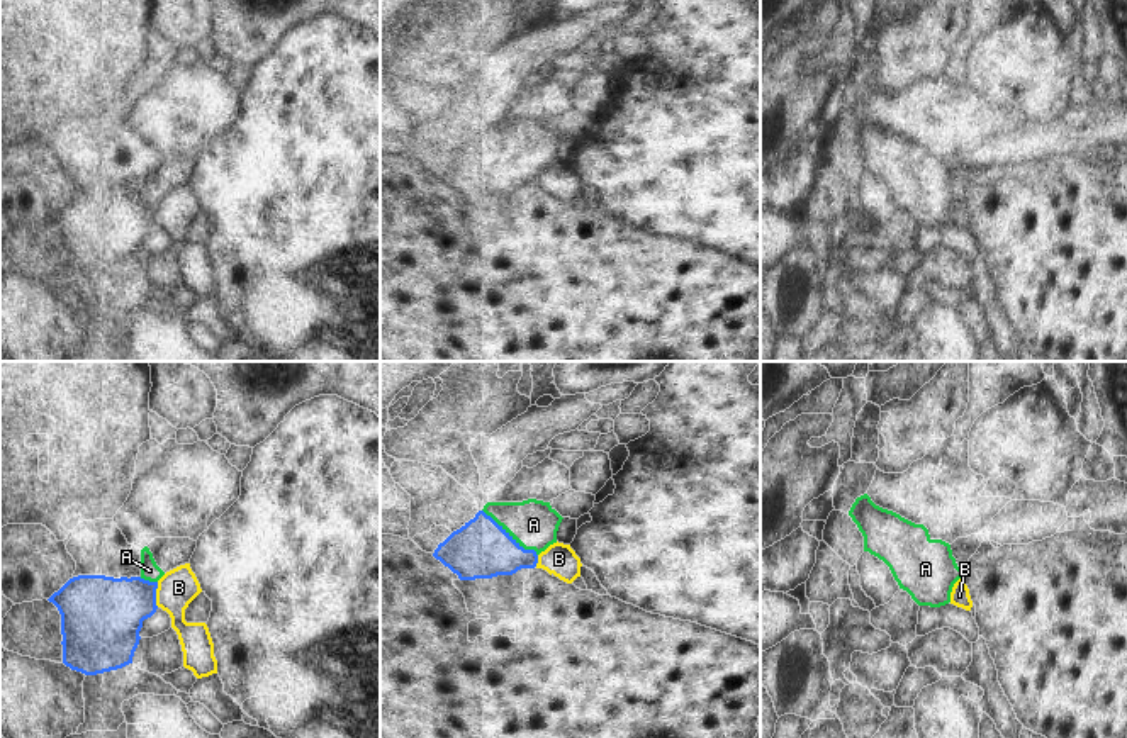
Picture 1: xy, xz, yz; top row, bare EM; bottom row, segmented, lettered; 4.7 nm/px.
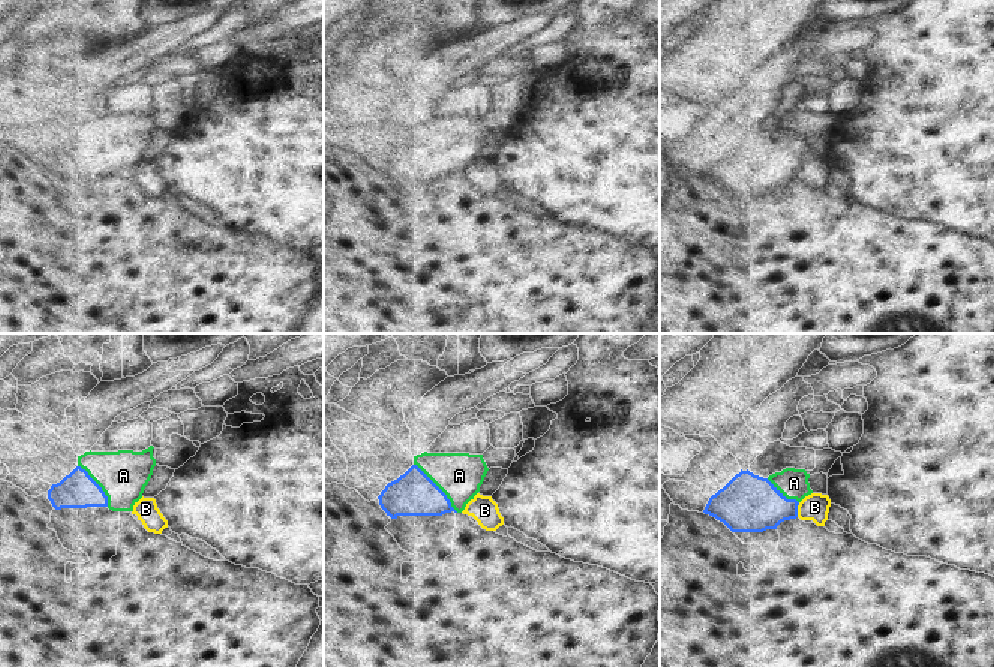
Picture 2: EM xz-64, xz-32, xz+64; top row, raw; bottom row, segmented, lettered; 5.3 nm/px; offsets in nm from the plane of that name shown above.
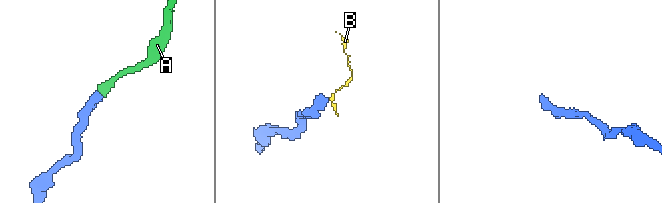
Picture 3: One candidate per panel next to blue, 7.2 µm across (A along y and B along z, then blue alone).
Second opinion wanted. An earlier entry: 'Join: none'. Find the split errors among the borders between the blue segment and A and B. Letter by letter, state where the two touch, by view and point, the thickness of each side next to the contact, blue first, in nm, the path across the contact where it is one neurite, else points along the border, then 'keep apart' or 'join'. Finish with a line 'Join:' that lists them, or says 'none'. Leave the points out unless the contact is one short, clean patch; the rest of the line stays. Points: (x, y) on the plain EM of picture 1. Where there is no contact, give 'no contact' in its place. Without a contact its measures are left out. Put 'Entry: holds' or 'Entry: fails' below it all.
A: meets blue in xz at (511, 156); 280 nm thick on the blue side, 220 nm on the other; join
B: meets blue in xy at (155, 214); 340 nm thick on the blue side, 180 nm on the other; border along xy (158, 202), (156, 226); keep apart
Join: A
Entry: fails

